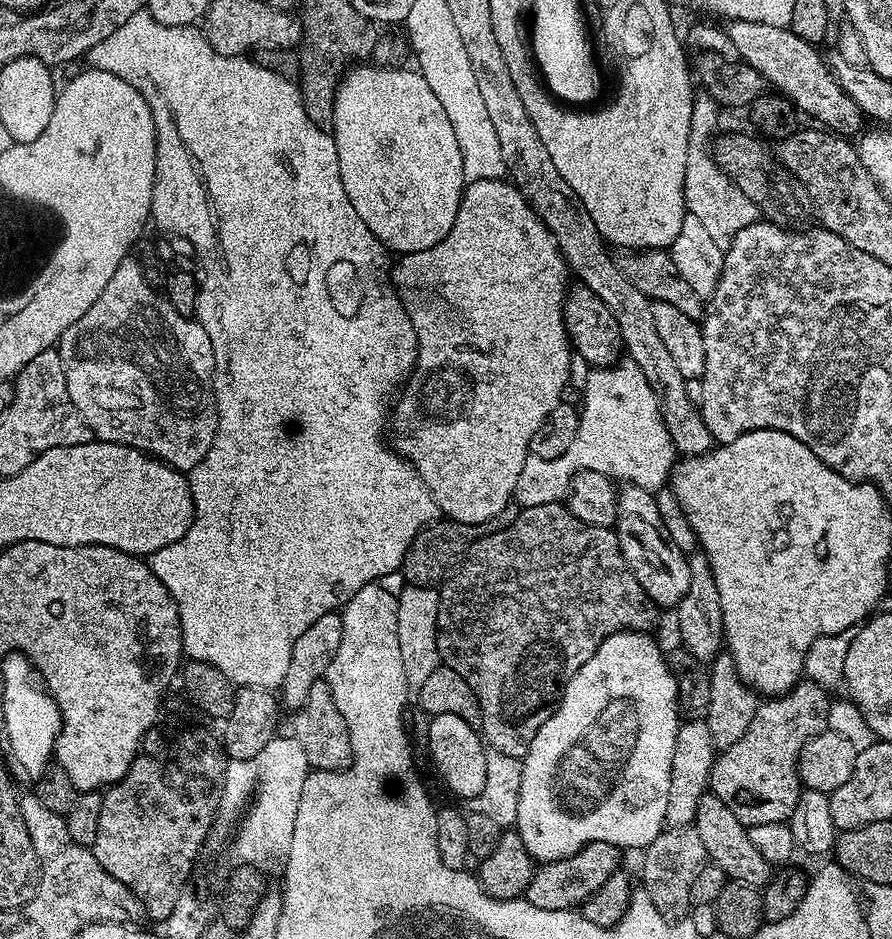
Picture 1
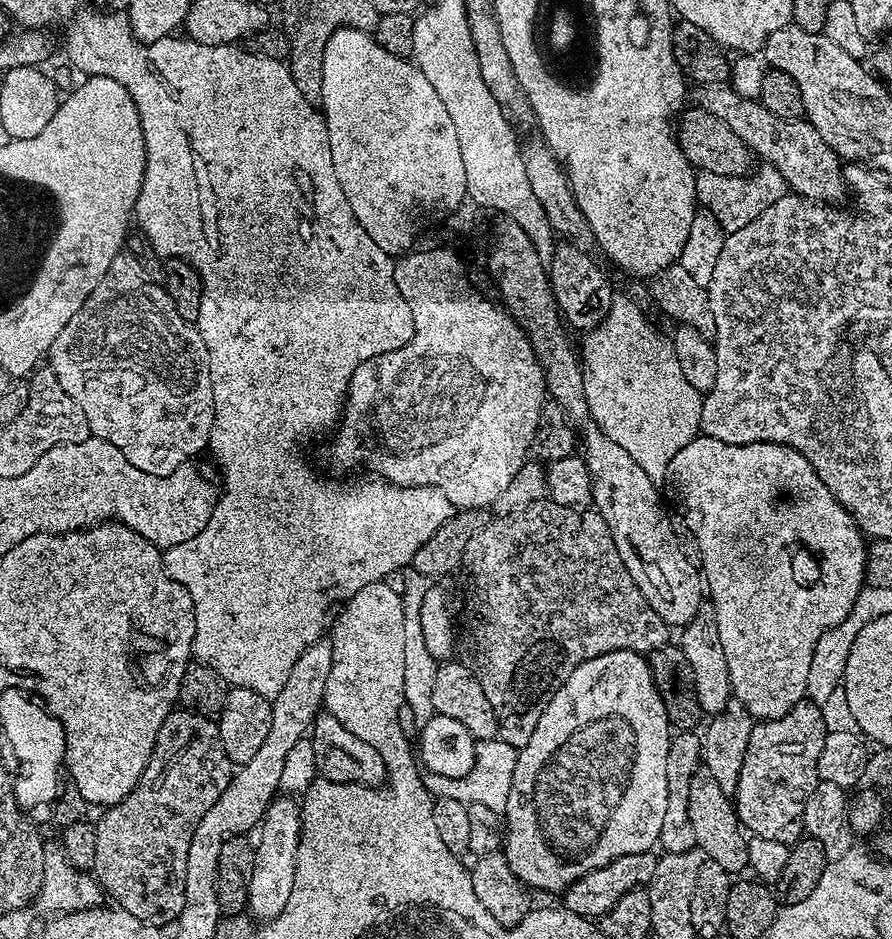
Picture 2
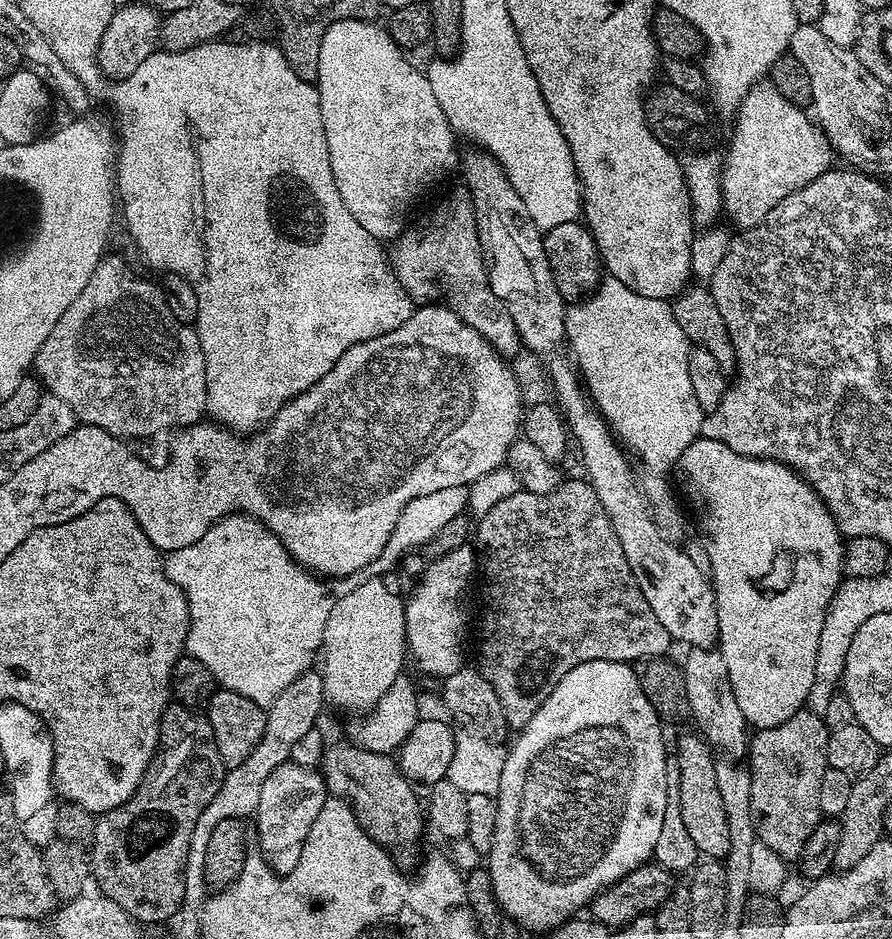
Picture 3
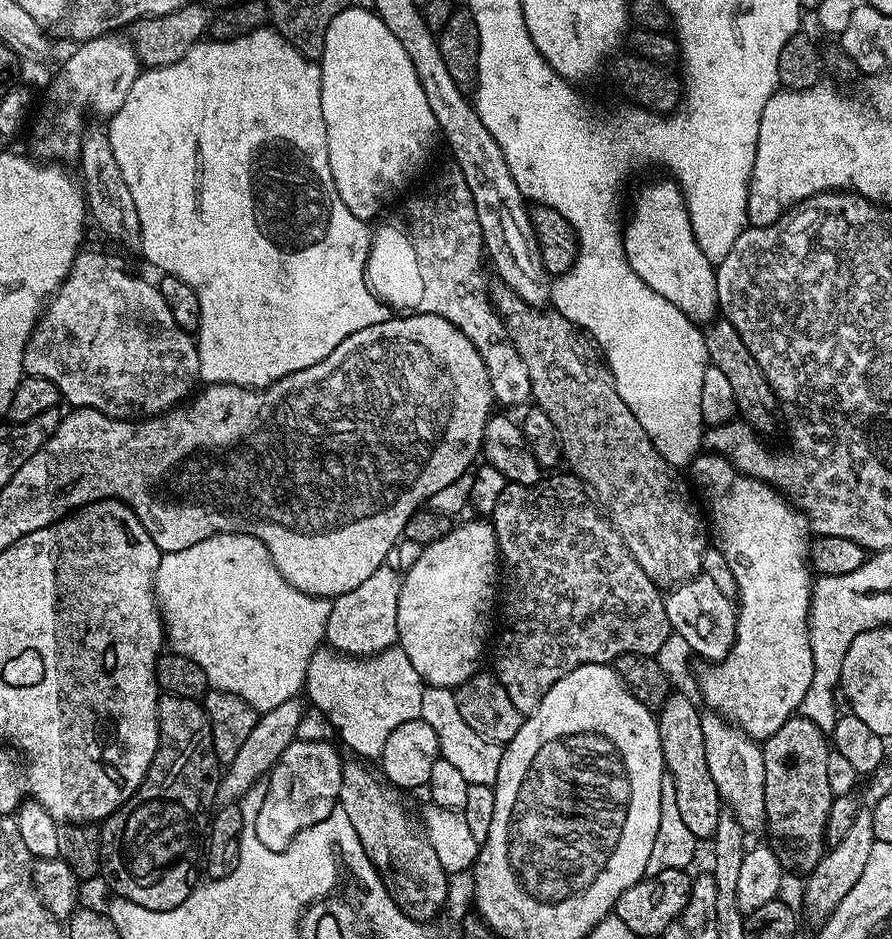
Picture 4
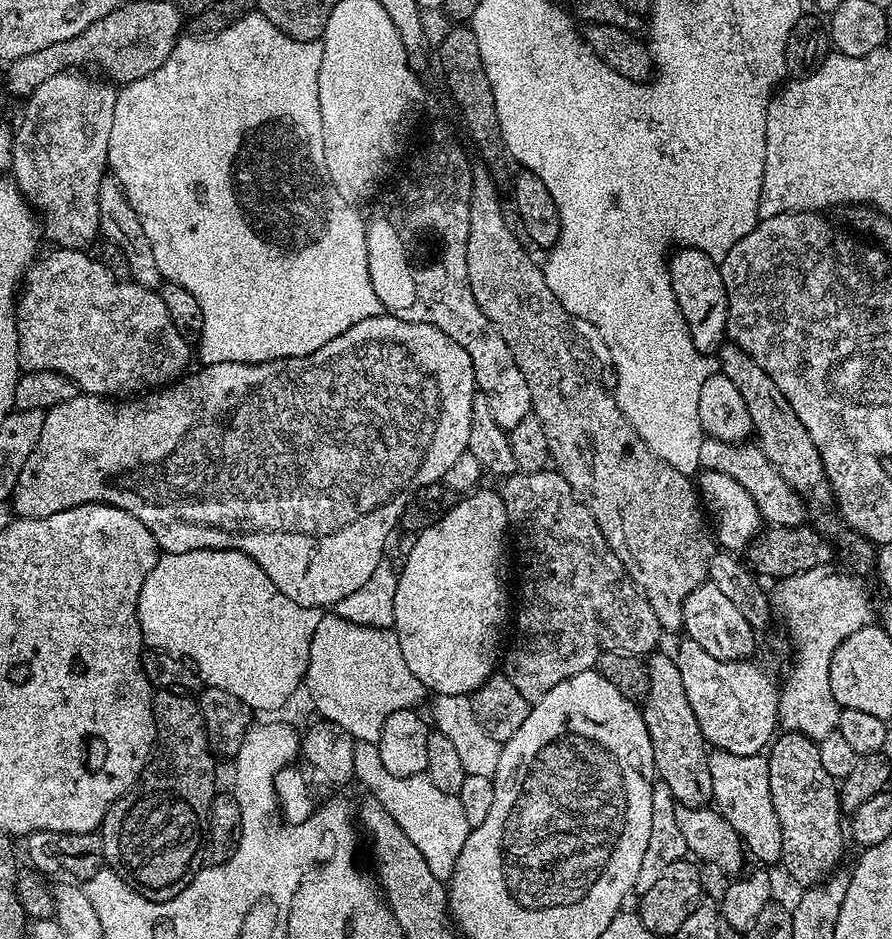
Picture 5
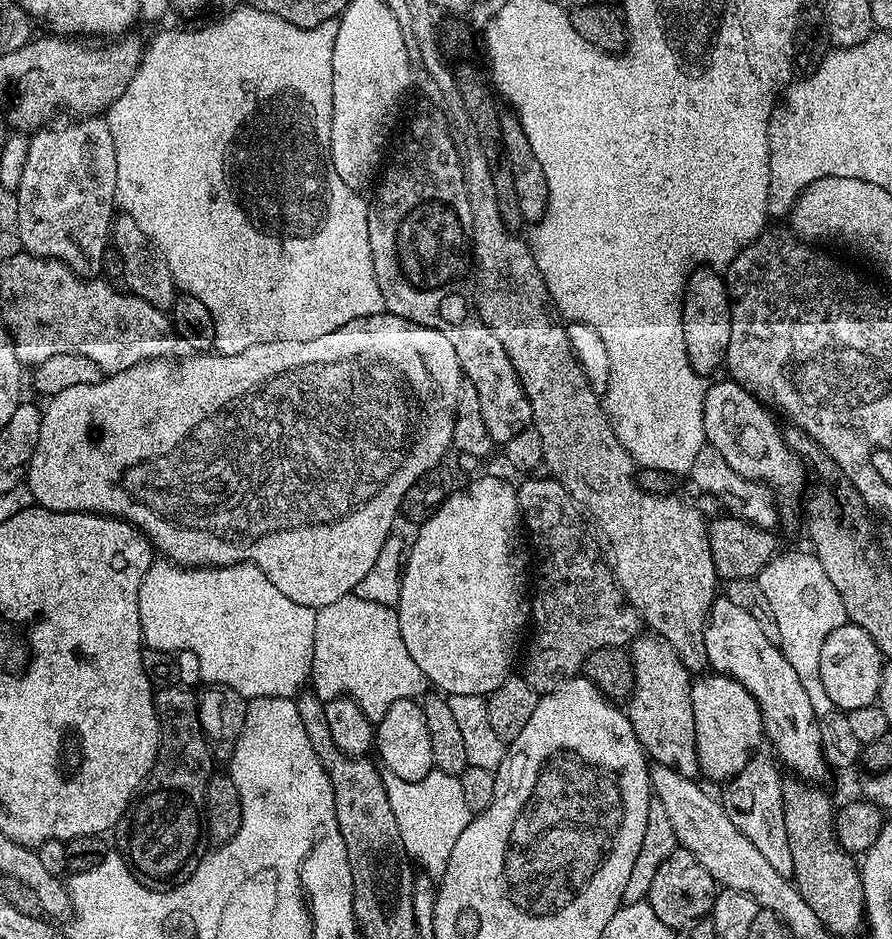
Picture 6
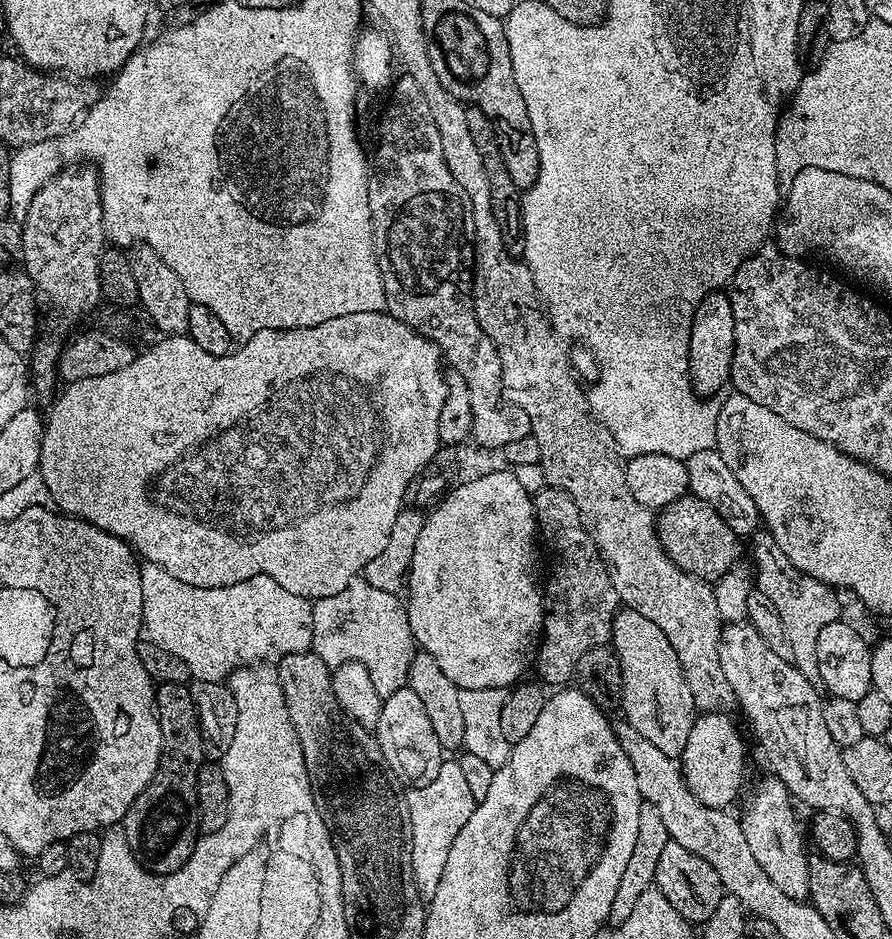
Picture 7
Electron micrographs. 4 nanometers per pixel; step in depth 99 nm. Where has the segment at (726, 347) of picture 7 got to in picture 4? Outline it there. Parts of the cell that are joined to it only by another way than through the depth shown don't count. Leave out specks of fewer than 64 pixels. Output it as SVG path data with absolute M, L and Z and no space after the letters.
M671 178L663 179L646 185L637 194L636 205L632 208L632 217L629 218L628 224L626 220L622 228L624 257L634 270L634 274L638 274L638 278L642 278L642 282L646 282L650 290L662 294L666 302L674 302L674 306L678 306L678 310L682 310L682 314L686 314L689 320L695 320L697 324L704 326L718 316L720 303L716 285L716 268L694 238L690 214L684 195L680 193L680 185Z

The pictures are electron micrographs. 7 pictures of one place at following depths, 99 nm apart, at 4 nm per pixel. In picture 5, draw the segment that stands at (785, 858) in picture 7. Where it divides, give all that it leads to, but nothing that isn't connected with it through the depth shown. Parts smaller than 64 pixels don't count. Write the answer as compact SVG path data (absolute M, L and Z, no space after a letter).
M712 750L708 753L712 804L720 817L740 836L747 855L764 864L780 864L782 854L782 826L778 826L778 814L774 814L774 802L770 798L770 770L767 759L759 756L739 756L729 752Z

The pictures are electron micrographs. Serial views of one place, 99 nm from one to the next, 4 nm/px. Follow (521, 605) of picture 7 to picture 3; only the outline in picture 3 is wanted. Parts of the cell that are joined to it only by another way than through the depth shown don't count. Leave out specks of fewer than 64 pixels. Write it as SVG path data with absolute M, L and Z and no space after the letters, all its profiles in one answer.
M450 548L443 556L437 556L427 565L425 571L415 581L416 589L407 593L404 605L404 621L406 622L407 651L416 659L416 664L428 676L443 678L454 674L459 668L465 667L464 652L466 645L460 640L460 632L463 631L463 617L458 607L458 591L464 588L464 581L468 569L471 567L471 557L465 548Z

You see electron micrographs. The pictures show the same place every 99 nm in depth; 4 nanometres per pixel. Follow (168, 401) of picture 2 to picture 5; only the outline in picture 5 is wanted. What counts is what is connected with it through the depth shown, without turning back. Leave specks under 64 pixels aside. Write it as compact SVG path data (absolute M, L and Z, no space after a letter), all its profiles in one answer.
M57 247L56 252L49 256L41 255L28 267L22 277L22 287L18 292L16 302L16 325L18 326L18 354L20 355L20 367L24 372L37 372L38 370L50 370L61 372L66 378L70 378L81 393L89 396L102 396L105 398L132 398L137 394L147 393L149 390L159 390L183 377L189 371L188 359L193 359L194 352L190 349L189 341L178 334L178 326L170 319L166 311L166 302L162 302L159 291L143 288L133 282L125 282L121 277L110 271L95 255L87 256L87 251L78 248Z

